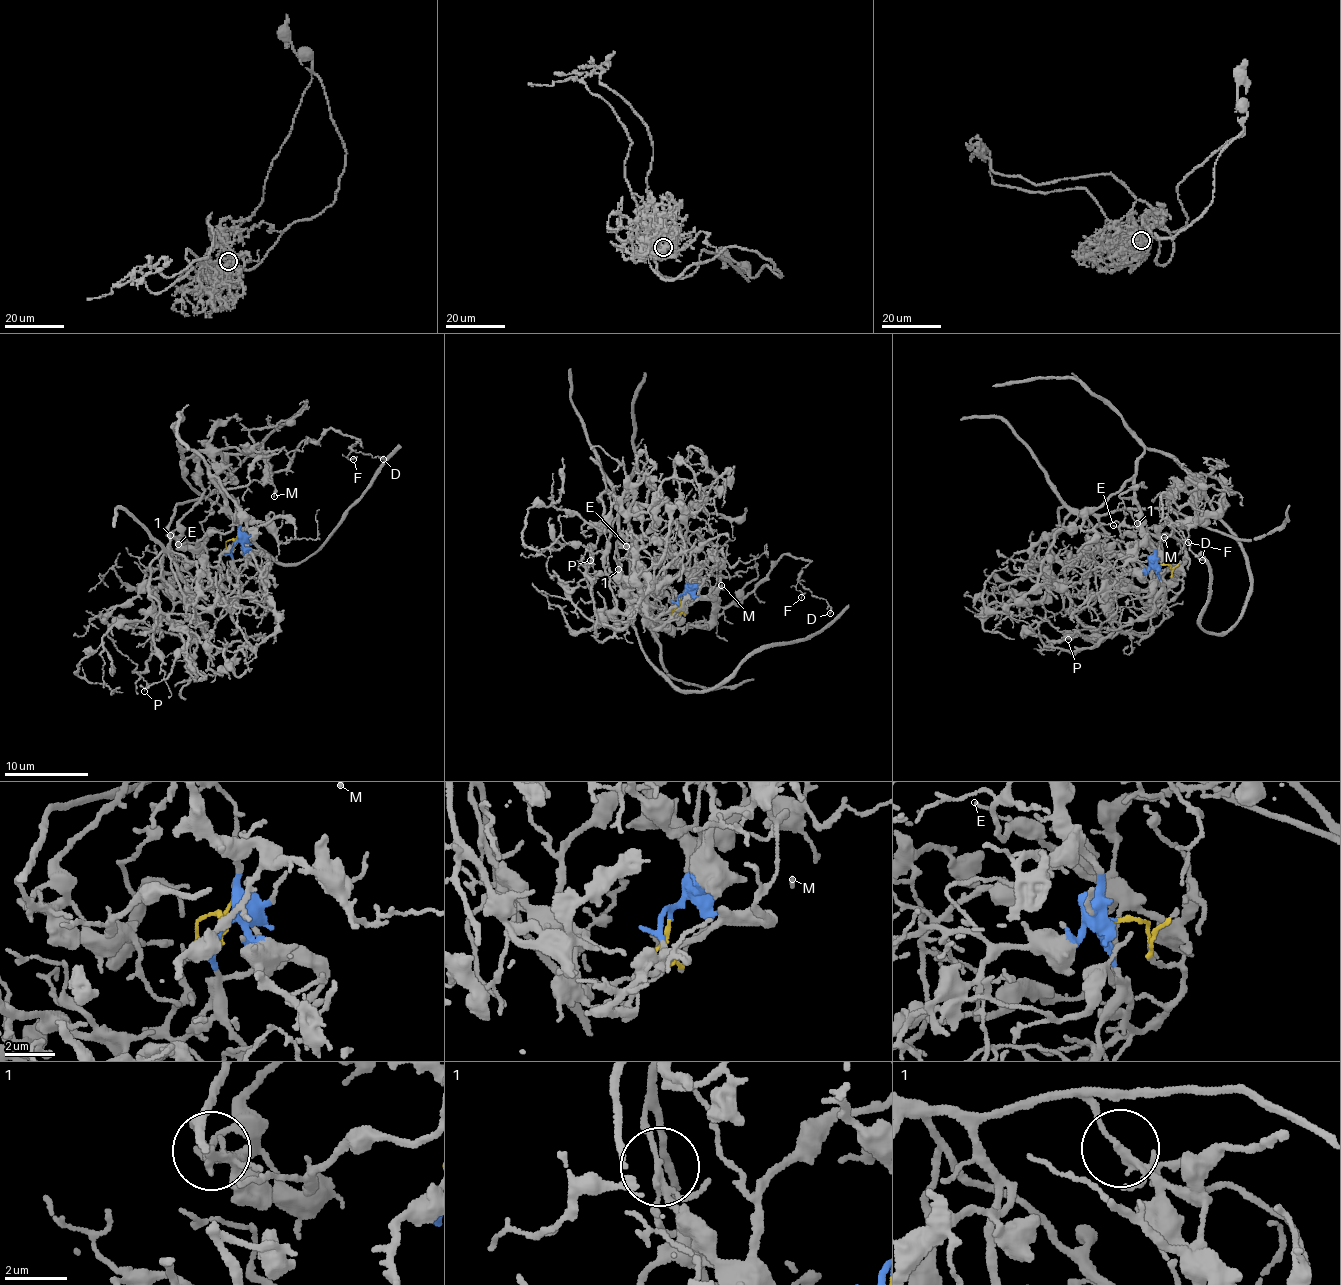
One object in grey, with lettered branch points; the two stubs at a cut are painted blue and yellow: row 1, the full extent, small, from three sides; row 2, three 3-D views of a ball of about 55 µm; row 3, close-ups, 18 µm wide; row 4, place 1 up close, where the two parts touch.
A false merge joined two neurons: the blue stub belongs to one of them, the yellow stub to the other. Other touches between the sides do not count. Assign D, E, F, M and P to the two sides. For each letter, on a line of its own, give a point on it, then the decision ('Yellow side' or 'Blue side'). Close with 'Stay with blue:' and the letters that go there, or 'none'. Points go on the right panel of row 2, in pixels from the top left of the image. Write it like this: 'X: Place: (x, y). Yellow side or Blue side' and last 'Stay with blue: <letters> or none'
D: Place: (1202, 560). Blue side
E: Place: (1113, 525). Yellow side
F: Place: (1188, 542). Blue side
M: Place: (1164, 537). Blue side
P: Place: (1068, 639). Yellow side
Stay with blue: D, F, M

